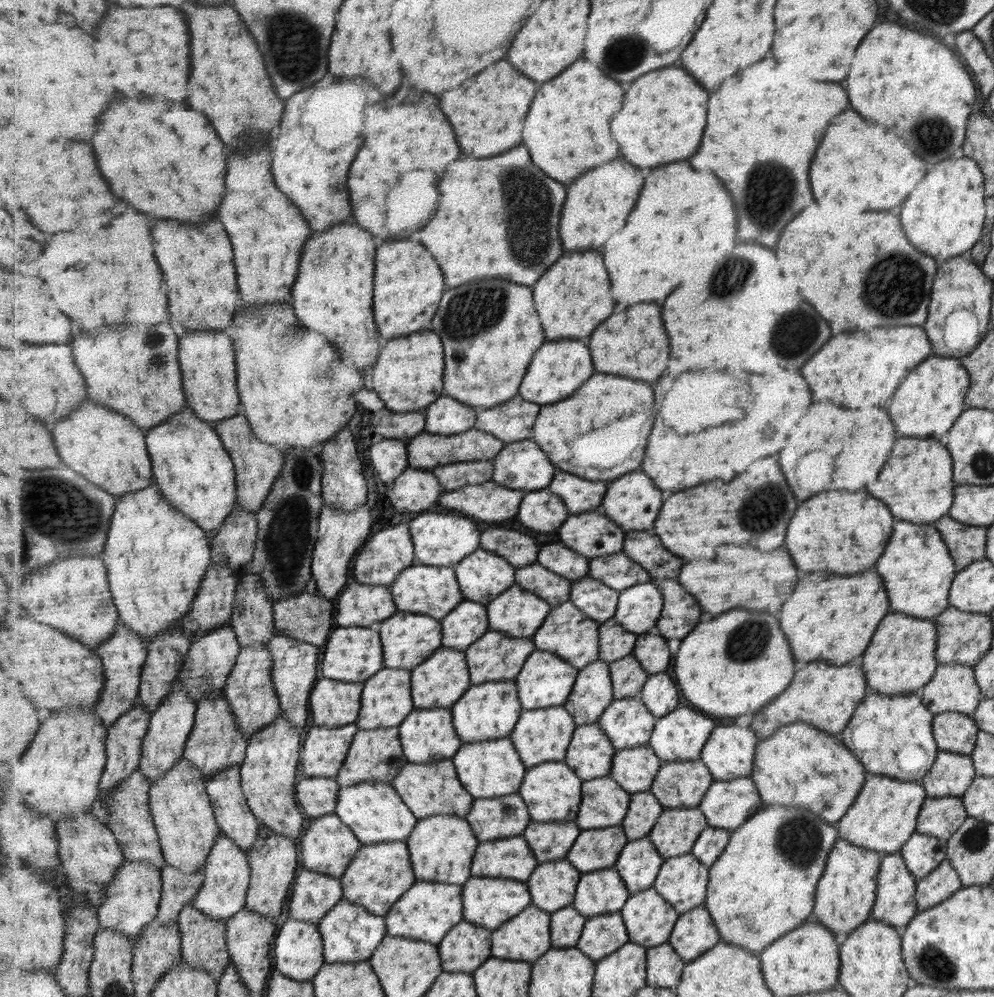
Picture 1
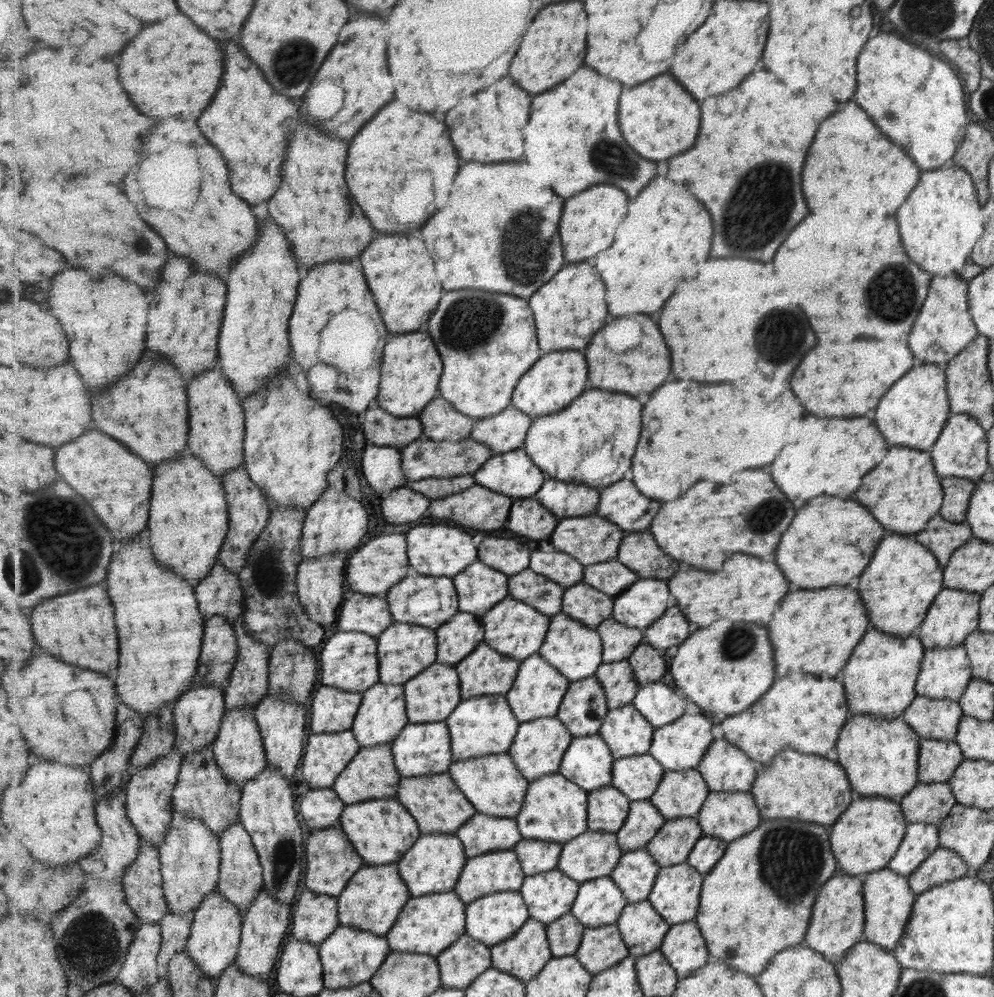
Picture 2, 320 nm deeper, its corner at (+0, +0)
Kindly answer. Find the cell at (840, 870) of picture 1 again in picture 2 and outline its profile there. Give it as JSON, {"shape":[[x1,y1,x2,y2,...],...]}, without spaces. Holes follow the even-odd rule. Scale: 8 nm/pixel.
{"shape":[[839,872,826,880,821,896,817,896,817,904,813,904,813,924,809,924,809,932,805,932,804,945,820,952,829,962,839,963,846,951,861,938,861,928,864,928,861,883,859,875,849,876]]}

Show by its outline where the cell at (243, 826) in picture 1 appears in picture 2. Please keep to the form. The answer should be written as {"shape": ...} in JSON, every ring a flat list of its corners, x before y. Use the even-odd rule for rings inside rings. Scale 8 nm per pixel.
{"shape":[[243,823,230,824,226,830,219,834,219,837,222,861,220,883,216,890,244,913,256,902,259,893,264,889,264,868,256,845,253,844,252,836]]}

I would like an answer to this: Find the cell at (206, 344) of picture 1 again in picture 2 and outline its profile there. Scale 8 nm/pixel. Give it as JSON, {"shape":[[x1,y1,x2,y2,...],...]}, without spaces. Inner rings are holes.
{"shape":[[208,370,191,378,187,389,190,415,187,450,200,458,215,476,224,477,245,462,246,414,243,398,219,370]]}

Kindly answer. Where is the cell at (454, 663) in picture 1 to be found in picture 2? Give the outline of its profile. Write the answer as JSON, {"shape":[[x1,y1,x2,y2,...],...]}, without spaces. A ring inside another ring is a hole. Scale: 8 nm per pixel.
{"shape":[[437,662,426,668,405,685,410,722,433,723,446,721,461,704,461,680,456,665]]}

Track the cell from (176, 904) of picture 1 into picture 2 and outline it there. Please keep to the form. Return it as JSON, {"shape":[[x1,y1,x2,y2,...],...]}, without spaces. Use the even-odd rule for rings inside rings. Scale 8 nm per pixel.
{"shape":[[194,912,189,914,169,913,160,923,162,926,162,947,158,955,158,963,162,968,173,960,173,957,188,947,189,937,192,935]]}

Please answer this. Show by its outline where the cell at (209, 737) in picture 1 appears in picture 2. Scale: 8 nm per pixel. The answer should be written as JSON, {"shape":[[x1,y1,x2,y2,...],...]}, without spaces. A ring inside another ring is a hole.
{"shape":[[209,745,203,751,186,754,174,788,172,801,176,810,188,814,191,818,200,818,219,836,230,824,240,822,241,799,242,787,232,784,223,774,220,765,217,764,213,745]]}

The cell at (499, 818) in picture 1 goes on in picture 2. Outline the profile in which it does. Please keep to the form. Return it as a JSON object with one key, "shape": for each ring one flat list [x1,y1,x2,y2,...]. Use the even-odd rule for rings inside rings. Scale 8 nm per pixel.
{"shape":[[481,812,472,816,455,834,463,841,464,849,469,859,489,852,513,850,522,839,516,818,489,816]]}

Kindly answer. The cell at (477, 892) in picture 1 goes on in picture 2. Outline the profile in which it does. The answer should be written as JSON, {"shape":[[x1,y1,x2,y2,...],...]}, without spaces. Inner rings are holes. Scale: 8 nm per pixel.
{"shape":[[519,891,497,892,477,899,466,908,466,933,490,947,512,938,530,919,528,904]]}

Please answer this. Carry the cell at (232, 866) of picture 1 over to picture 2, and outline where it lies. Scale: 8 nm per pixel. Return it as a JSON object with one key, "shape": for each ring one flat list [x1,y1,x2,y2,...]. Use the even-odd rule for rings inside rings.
{"shape":[[215,890,202,905,194,911,192,935,188,940,186,951,211,978,218,980,230,966,234,965,240,952,244,913,219,891]]}

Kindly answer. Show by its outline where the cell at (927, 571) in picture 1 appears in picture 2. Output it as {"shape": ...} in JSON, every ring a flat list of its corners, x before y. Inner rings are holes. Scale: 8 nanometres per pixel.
{"shape":[[889,534,877,544,873,558,865,566,865,576,859,576,857,592,865,600,871,628,905,637,916,633,941,587,942,570,931,552,908,535]]}

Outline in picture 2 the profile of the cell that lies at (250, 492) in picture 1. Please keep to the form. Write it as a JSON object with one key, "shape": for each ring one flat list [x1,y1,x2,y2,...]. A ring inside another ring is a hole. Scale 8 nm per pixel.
{"shape":[[244,464,225,475,222,481,227,492,227,500,230,503,230,529,228,530,228,536,225,539,223,549,220,552,218,562,227,570,239,574,248,564,248,556,252,546,256,544,260,534,268,526,273,509,276,507,276,502,274,498,269,498,253,482,252,476,249,476]]}

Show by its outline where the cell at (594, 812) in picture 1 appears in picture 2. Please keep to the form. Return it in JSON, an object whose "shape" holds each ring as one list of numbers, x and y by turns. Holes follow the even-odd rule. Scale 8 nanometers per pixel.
{"shape":[[613,785,588,793,588,828,594,831,618,833,630,813,628,796]]}

